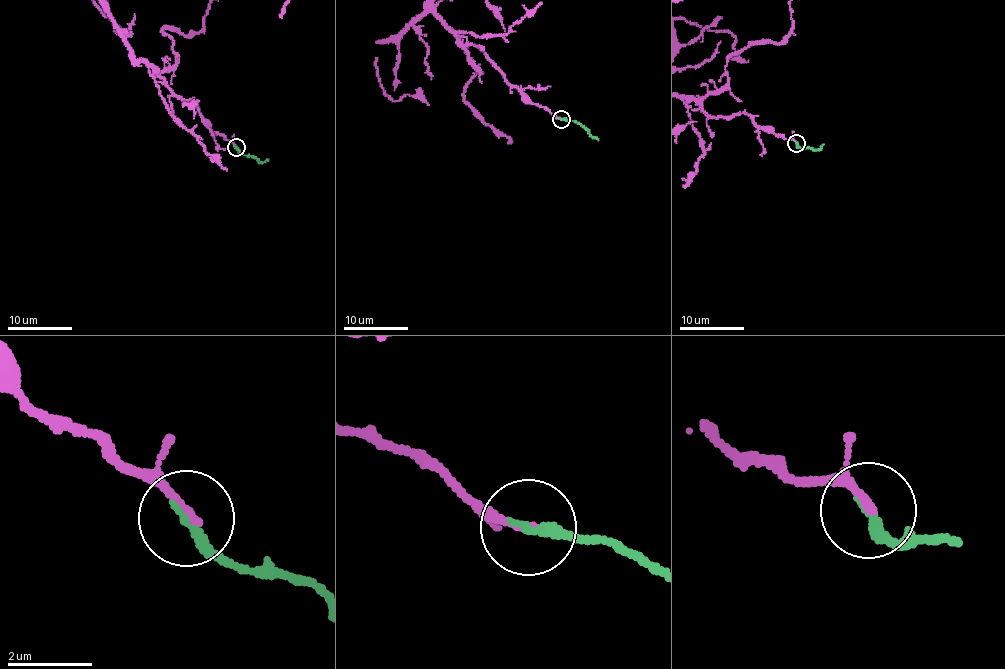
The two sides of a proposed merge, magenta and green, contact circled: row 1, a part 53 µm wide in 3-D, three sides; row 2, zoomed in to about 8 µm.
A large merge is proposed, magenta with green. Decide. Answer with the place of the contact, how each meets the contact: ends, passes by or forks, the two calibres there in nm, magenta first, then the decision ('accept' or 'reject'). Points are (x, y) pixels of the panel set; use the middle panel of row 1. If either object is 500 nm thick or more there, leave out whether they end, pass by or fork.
place (561, 119); magenta ends; green ends; calibres 200 and 260 nm; reject

